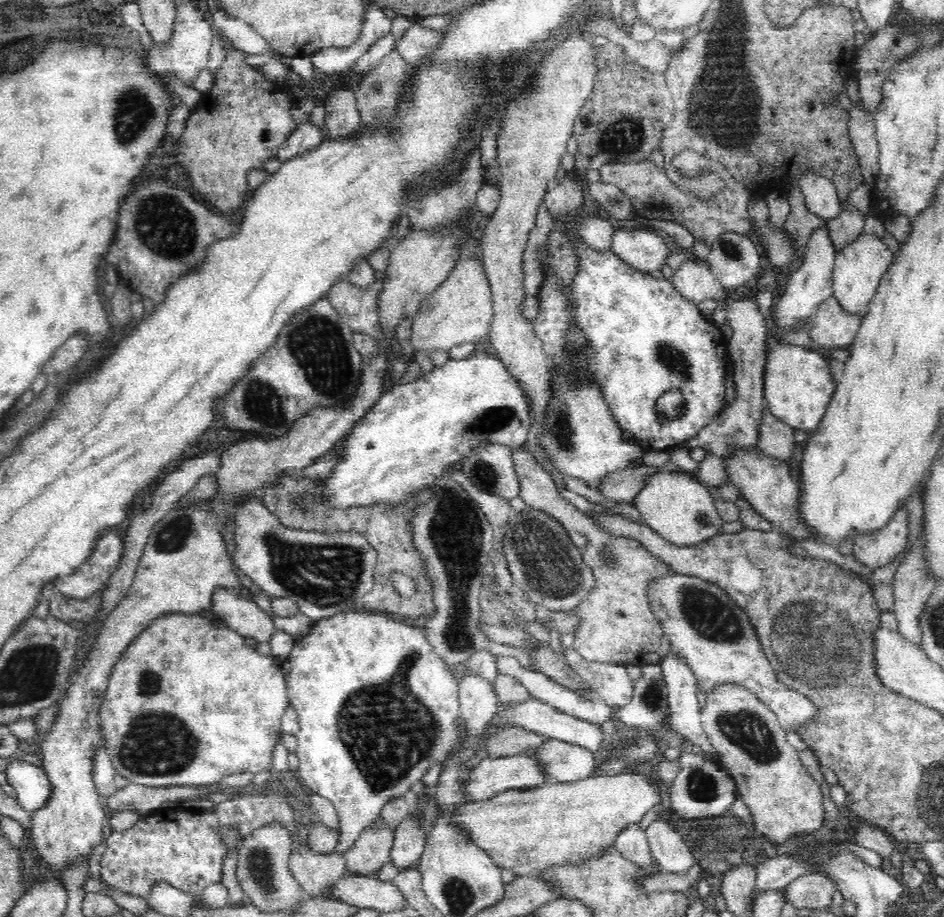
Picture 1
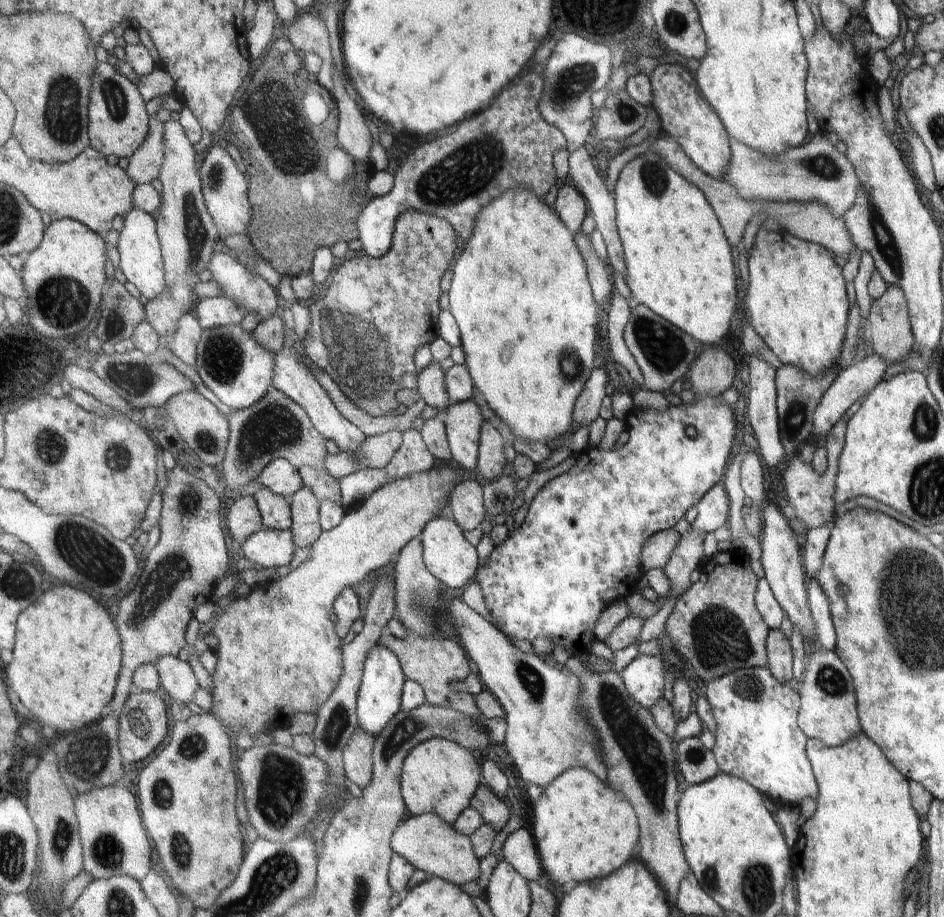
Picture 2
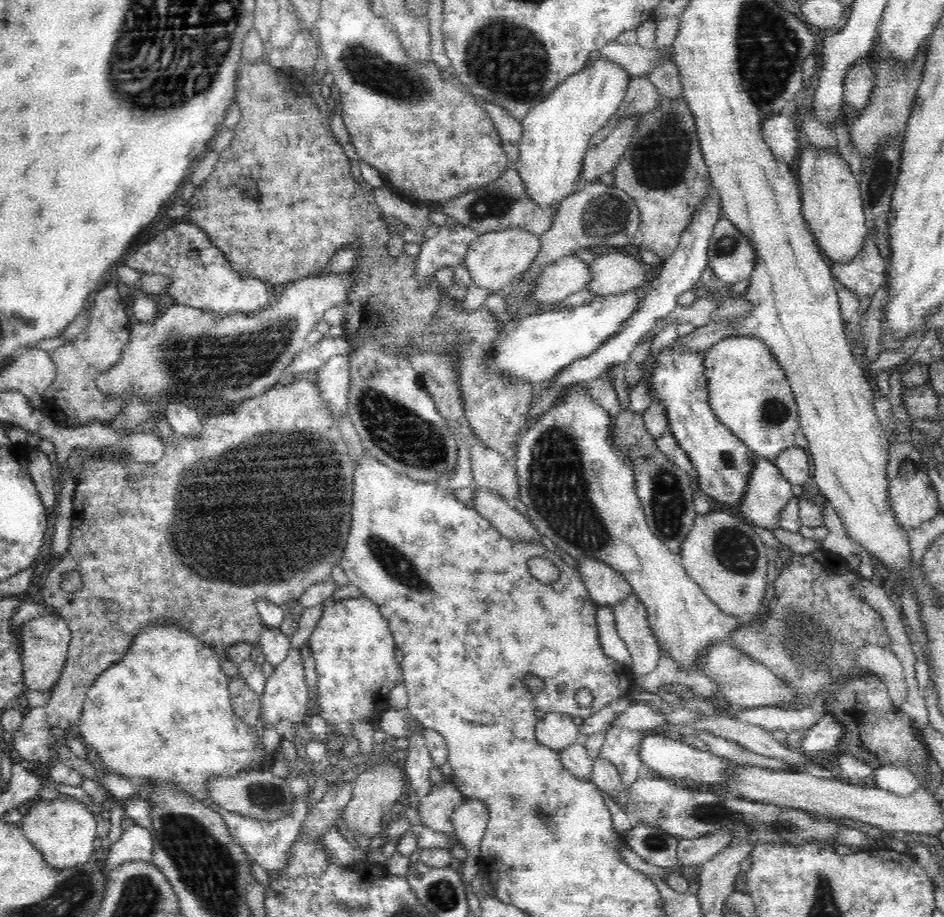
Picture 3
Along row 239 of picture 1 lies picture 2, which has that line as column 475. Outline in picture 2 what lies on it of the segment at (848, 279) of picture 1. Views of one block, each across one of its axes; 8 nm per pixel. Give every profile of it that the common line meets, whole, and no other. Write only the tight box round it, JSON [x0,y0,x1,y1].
[391,813,481,886]

